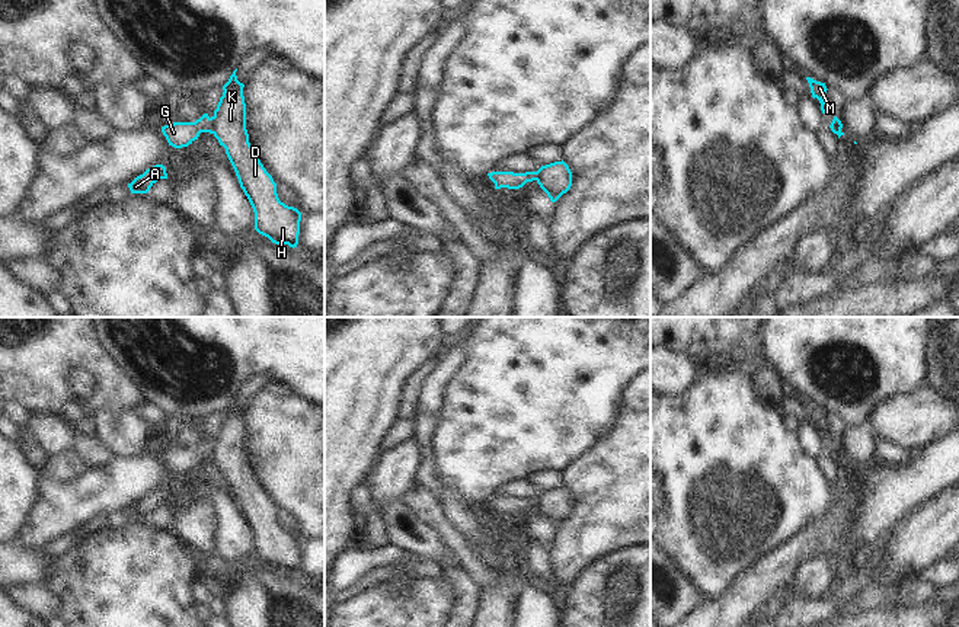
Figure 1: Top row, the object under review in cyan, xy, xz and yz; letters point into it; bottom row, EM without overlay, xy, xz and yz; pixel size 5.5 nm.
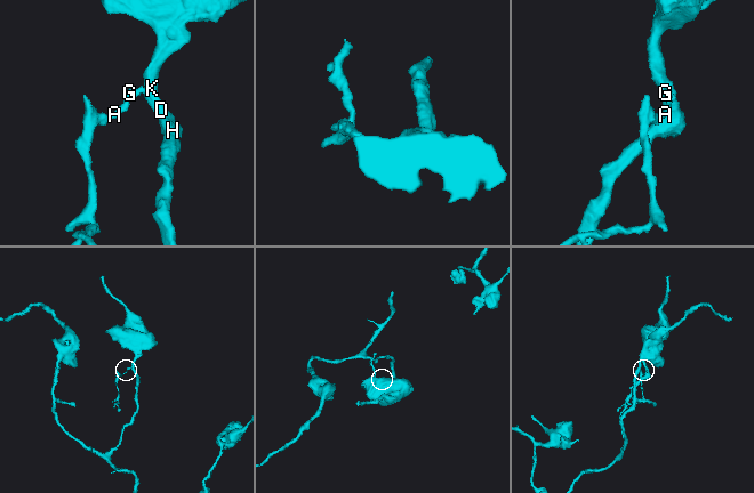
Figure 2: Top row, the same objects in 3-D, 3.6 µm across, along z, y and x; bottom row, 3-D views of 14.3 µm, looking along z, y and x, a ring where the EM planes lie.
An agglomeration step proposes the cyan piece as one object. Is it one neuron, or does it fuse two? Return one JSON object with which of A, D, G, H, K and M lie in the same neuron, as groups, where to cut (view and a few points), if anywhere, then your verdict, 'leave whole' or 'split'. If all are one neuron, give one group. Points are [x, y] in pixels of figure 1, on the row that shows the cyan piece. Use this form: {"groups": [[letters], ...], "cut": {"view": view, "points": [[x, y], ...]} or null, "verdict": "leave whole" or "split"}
{"groups": [["A", "G"], ["D", "H", "K", "M"]], "cut": {"view": "xy", "points": [[214, 117], [213, 133]]}, "verdict": "split"}

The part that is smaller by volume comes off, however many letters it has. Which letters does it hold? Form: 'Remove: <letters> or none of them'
Remove: A, G

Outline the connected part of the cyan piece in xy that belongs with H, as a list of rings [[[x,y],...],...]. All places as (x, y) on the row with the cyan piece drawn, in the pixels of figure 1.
[[[237,68],[223,86],[223,96],[220,97],[217,109],[214,111],[214,121],[211,125],[214,129],[214,137],[218,140],[220,145],[226,148],[226,154],[236,172],[240,188],[253,208],[255,230],[275,244],[282,243],[294,249],[298,244],[301,212],[297,208],[288,207],[279,201],[276,183],[266,172],[249,143],[249,134],[246,129],[246,103],[243,96],[244,84],[237,80],[236,71]]]

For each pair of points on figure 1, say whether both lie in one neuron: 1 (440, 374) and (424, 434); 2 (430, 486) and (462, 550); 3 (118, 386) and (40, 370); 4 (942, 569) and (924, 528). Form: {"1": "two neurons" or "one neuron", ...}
{"1": "one neuron", "2": "two neurons", "3": "one neuron", "4": "two neurons"}

